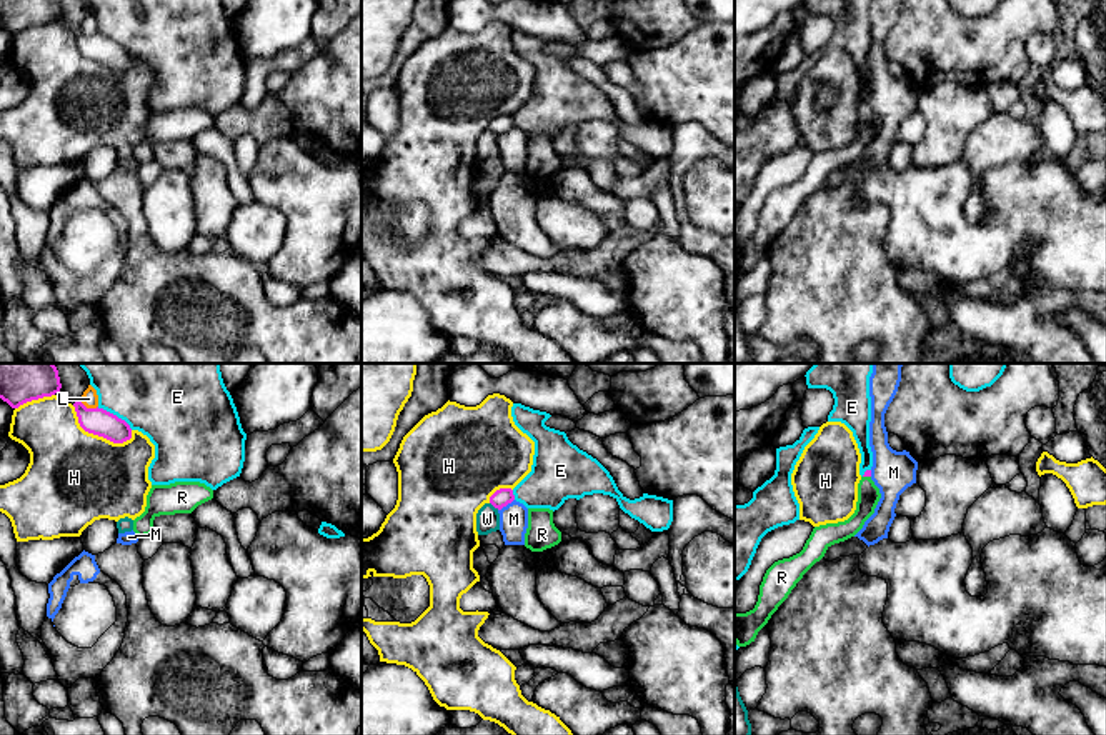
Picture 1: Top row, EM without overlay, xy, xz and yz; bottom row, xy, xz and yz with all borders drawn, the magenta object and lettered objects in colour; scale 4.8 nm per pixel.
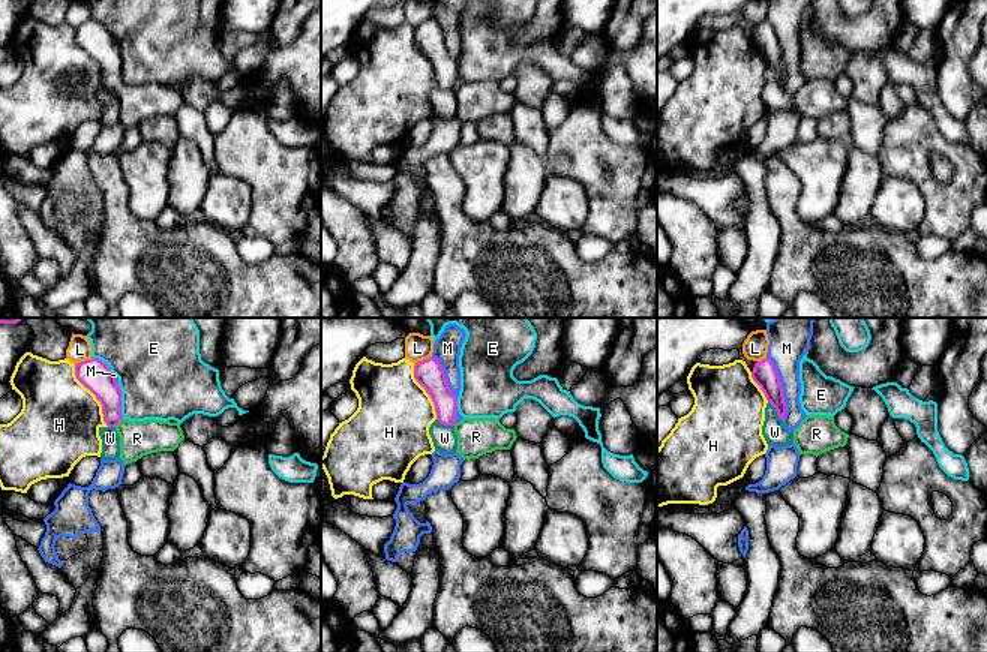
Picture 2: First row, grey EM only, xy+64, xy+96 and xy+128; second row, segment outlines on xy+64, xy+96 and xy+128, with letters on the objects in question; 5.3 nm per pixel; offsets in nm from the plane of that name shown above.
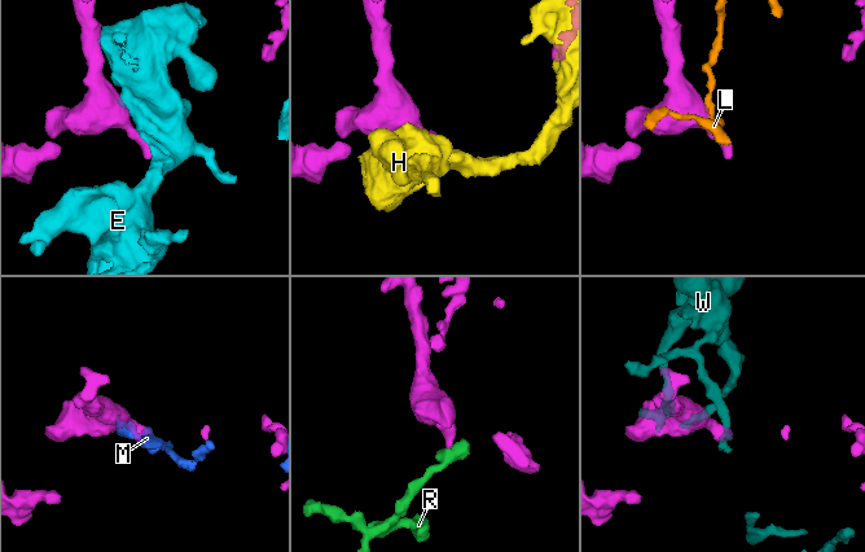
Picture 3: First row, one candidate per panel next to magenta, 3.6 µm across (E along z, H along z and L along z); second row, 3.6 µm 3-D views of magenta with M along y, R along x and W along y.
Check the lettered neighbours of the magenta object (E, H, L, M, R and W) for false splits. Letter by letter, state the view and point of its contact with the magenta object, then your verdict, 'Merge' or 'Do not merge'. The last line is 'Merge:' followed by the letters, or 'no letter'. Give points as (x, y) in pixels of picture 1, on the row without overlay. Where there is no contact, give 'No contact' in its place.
E: Touches magenta at xy (115, 42). Do not merge
H: Touches magenta at xy (97, 60). Do not merge
L: Touches magenta at xy (89, 35). Do not merge
M: Touches magenta at xz (505, 132). Do not merge
R: Touches magenta at yz (866, 102). Merge
W: Touches magenta at xz (495, 134). Do not merge
Merge: R

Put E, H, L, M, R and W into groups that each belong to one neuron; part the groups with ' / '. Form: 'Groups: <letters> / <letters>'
Groups: E / H / L / M / R / W

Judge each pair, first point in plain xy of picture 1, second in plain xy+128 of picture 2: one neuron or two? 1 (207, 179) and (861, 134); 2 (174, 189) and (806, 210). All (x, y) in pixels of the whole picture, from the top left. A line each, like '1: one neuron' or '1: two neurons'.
1: two neurons
2: one neuron

